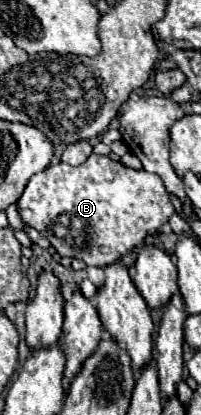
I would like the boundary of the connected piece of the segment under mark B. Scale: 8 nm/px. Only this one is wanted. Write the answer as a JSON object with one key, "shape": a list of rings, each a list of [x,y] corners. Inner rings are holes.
{"shape":[[[94,153],[88,157],[86,163],[78,167],[58,163],[32,175],[16,205],[24,223],[46,235],[46,239],[52,243],[52,247],[60,257],[80,259],[86,265],[94,267],[112,265],[120,257],[130,253],[134,247],[140,247],[146,241],[146,237],[156,237],[176,211],[170,201],[170,193],[166,191],[158,175],[148,173],[144,169],[140,171],[130,169],[120,161],[112,161],[106,155],[94,155]]]}

